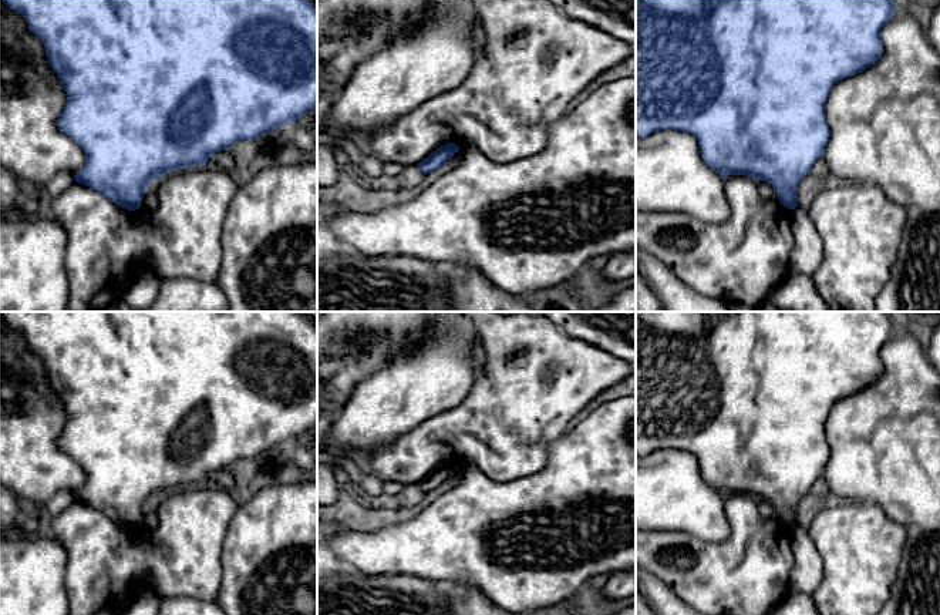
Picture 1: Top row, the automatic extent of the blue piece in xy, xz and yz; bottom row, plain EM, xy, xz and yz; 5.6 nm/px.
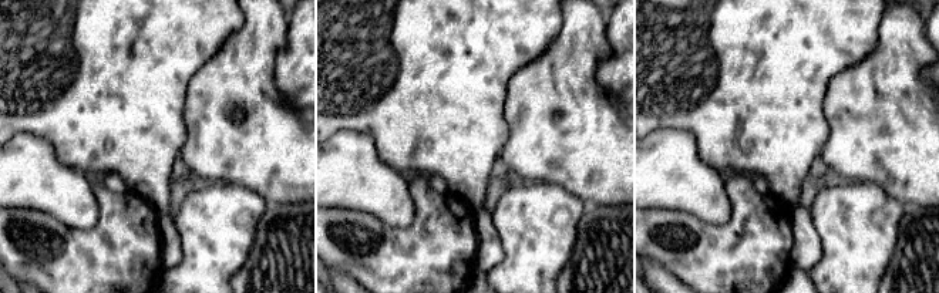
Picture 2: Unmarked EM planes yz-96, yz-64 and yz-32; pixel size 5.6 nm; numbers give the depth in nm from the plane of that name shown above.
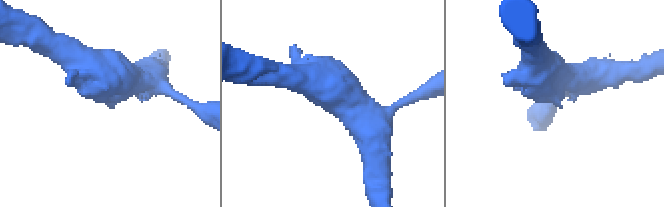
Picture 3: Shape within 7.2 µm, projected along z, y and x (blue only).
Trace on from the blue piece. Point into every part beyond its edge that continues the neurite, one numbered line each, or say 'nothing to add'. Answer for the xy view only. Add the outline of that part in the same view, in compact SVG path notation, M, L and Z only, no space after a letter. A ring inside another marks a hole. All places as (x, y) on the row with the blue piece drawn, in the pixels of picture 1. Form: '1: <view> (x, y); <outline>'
nothing to add

